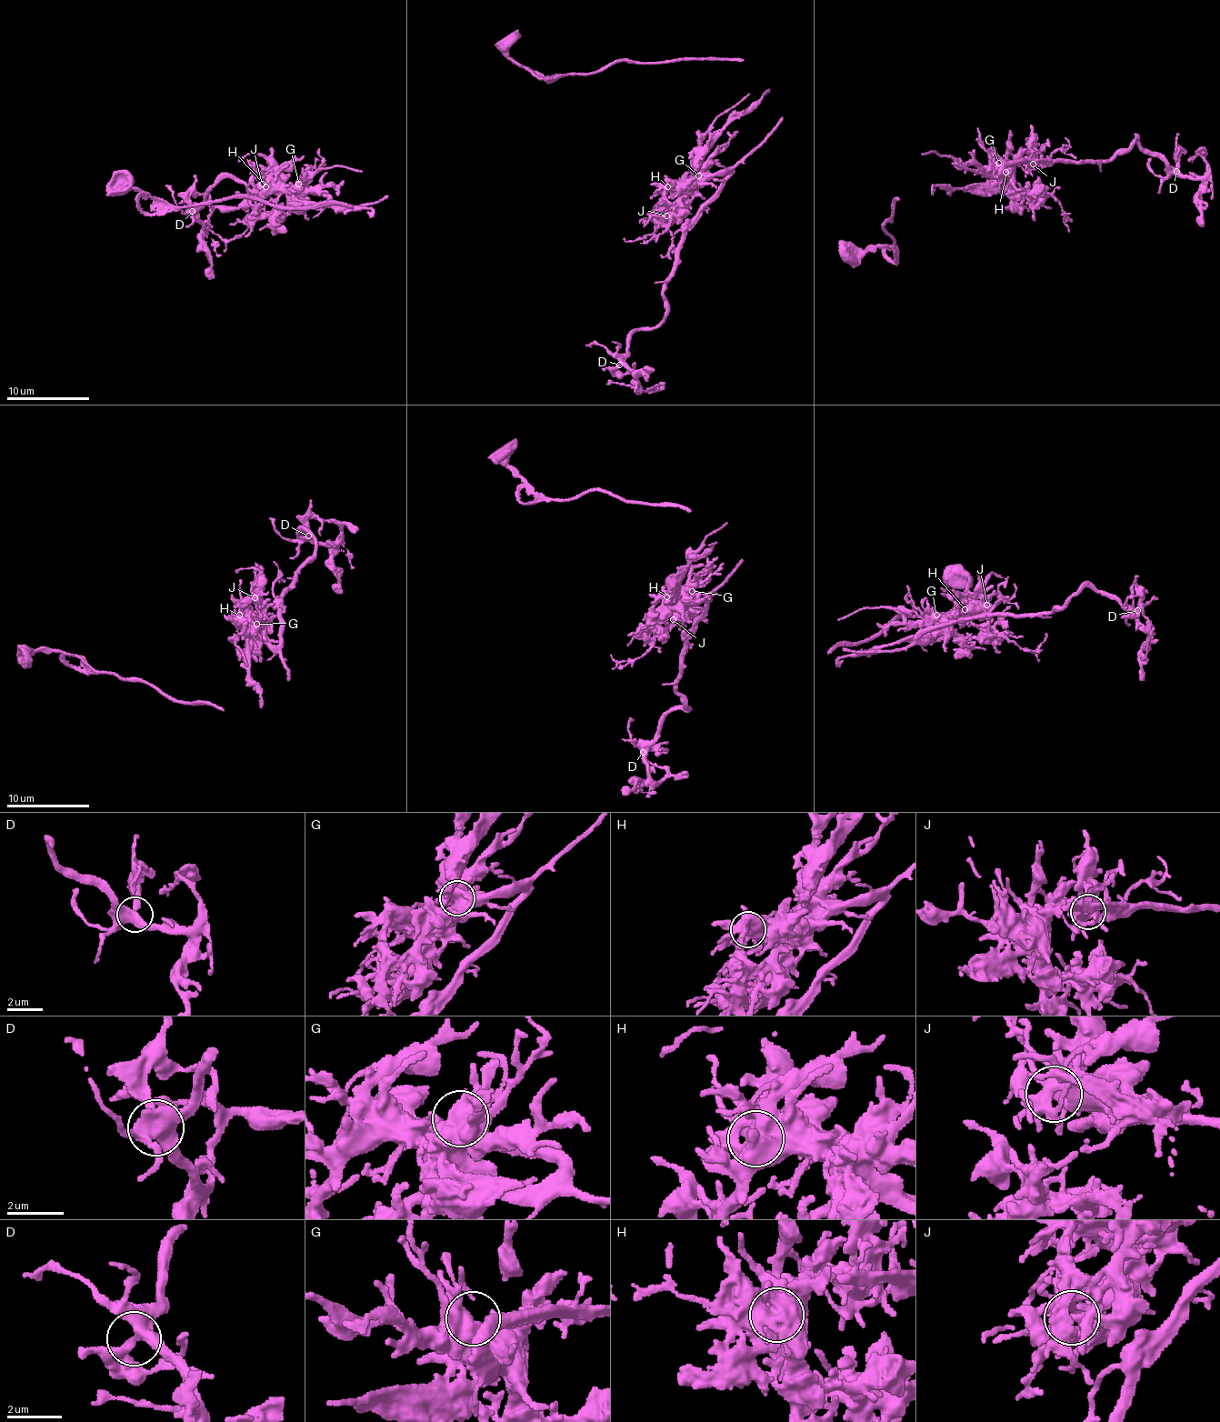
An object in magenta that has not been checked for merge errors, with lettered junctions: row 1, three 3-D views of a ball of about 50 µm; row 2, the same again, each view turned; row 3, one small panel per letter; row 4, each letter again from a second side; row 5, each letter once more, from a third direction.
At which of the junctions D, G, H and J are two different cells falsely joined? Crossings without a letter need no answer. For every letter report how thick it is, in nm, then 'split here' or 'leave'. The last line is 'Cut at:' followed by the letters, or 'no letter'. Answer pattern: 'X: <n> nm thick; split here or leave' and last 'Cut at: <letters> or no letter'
D: 400 nm thick; leave
G: 700 nm thick; leave
H: 500 nm thick; leave
J: 420 nm thick; leave
Cut at: no letter

